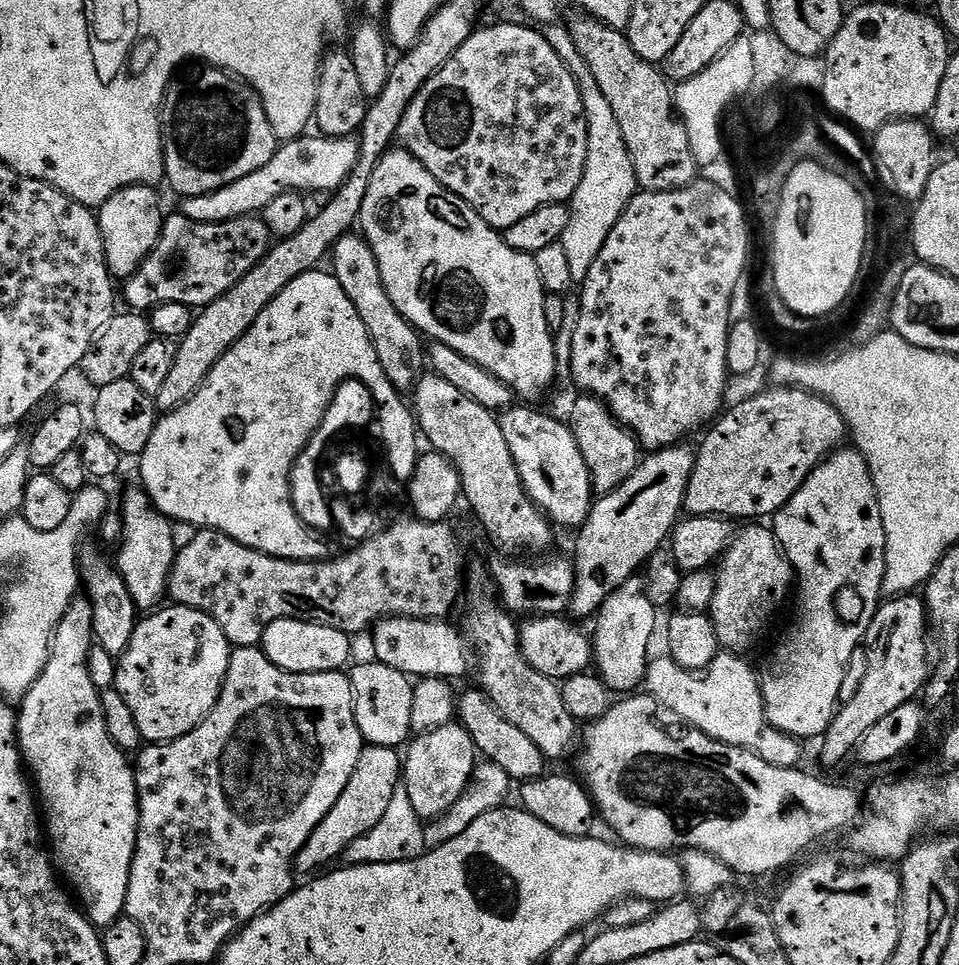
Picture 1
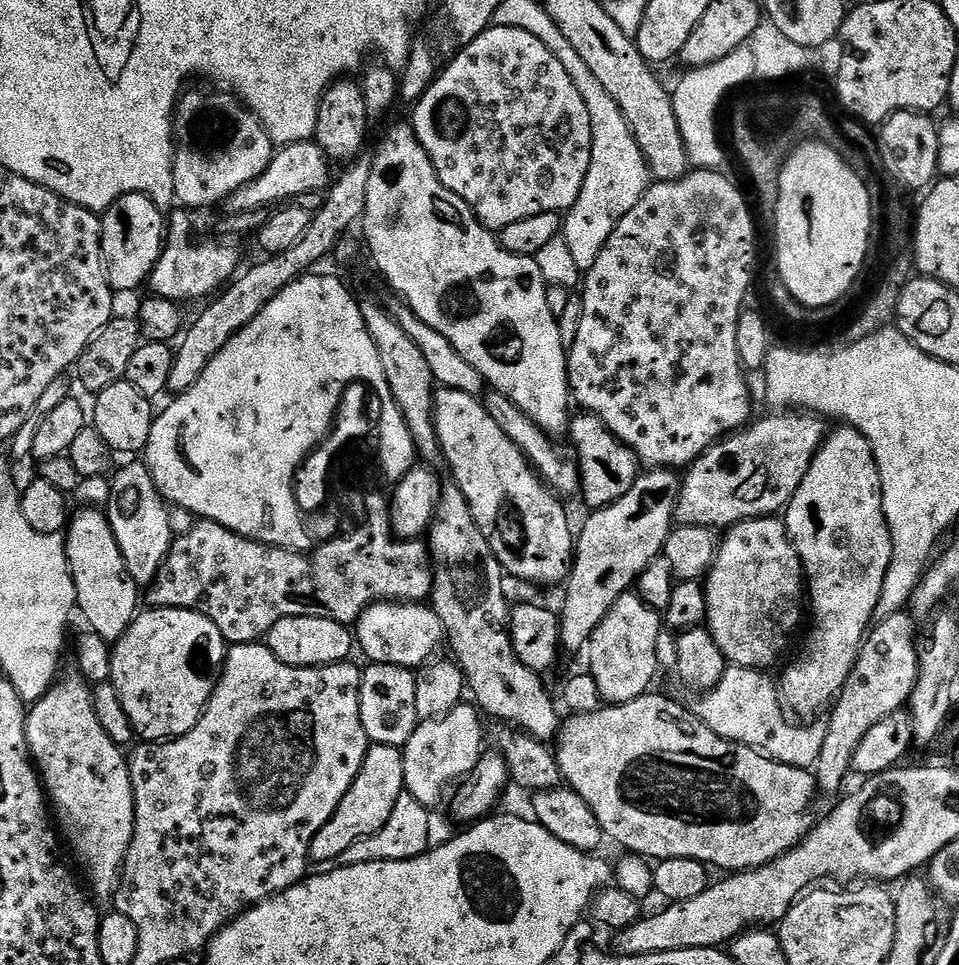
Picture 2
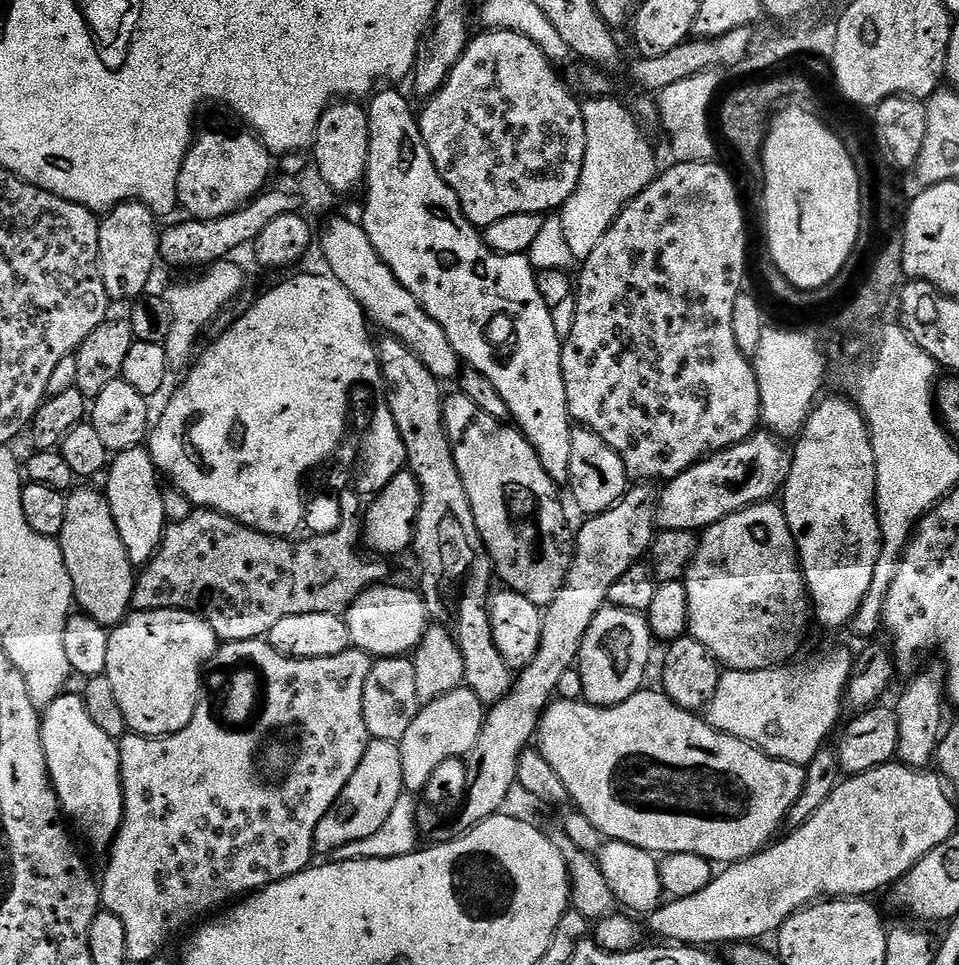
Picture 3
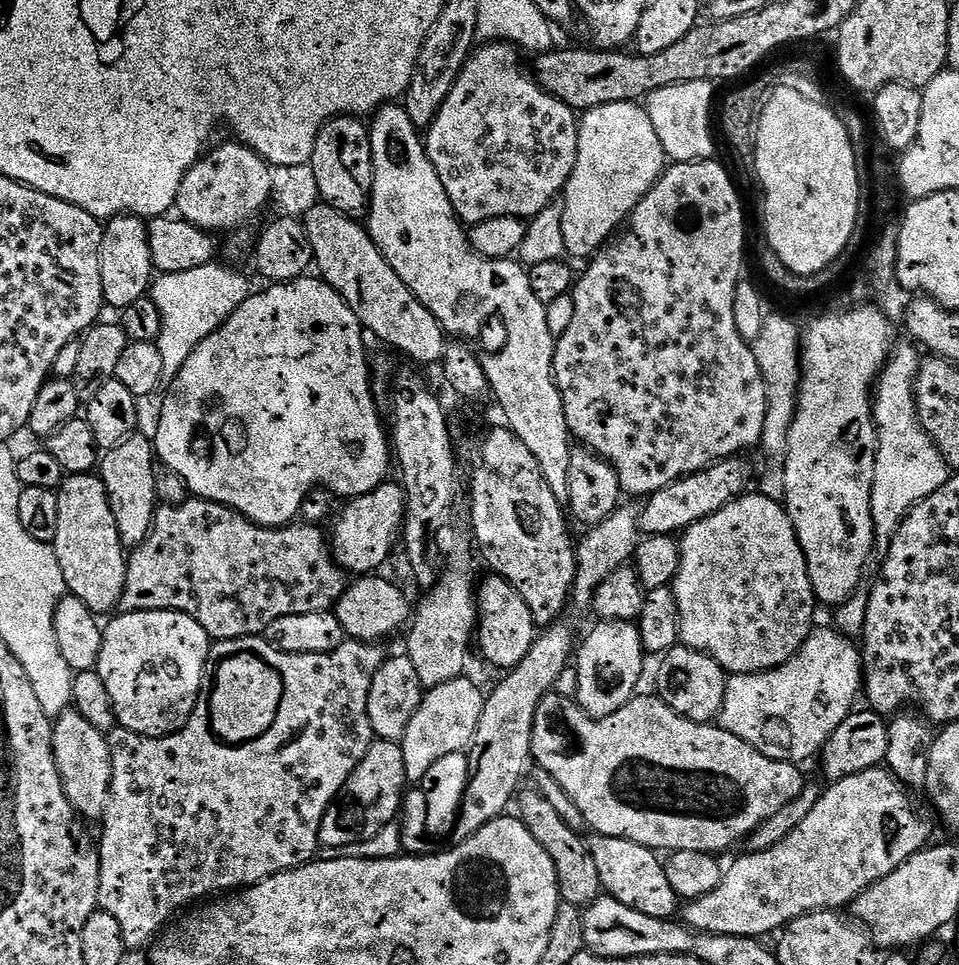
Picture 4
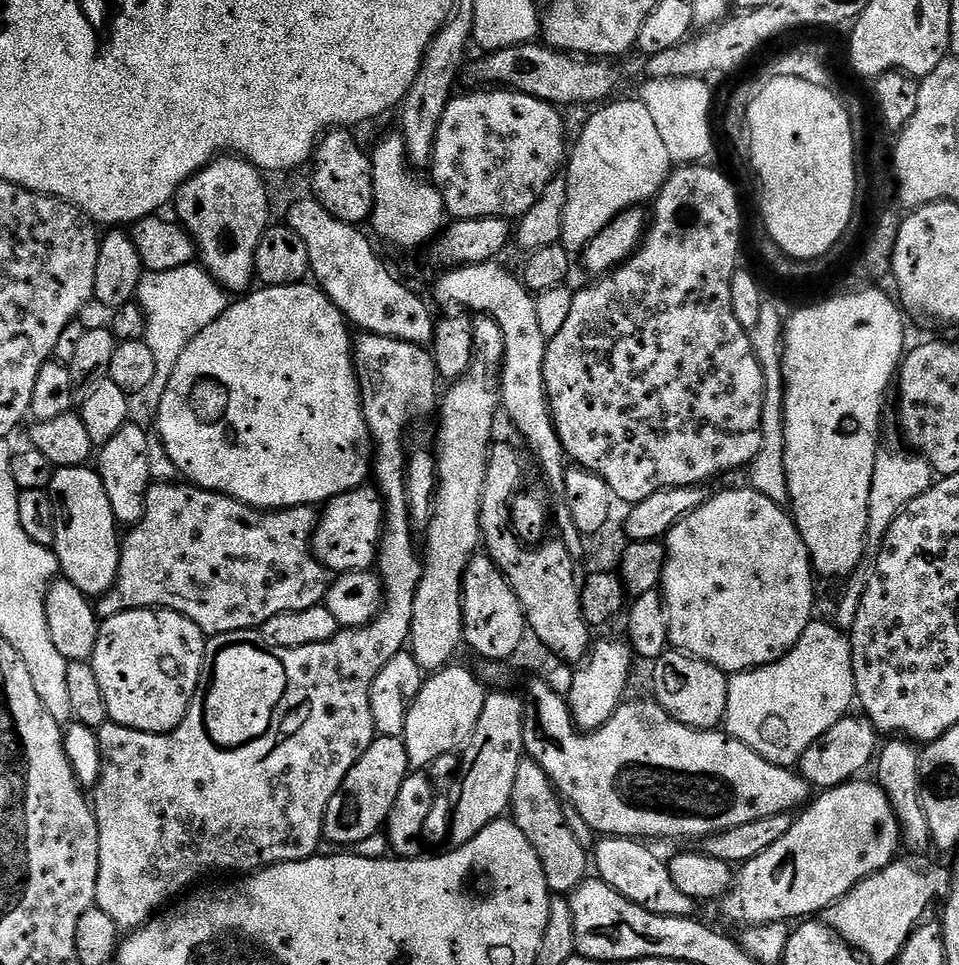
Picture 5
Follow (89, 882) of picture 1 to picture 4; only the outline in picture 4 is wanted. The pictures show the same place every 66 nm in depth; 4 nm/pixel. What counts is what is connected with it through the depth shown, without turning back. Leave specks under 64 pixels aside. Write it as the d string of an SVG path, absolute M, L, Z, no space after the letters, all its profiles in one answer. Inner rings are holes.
M69 710L55 717L52 749L68 800L85 821L99 821L108 806L112 781L112 763L107 735L94 730L94 726L90 726L90 722L82 718L82 714Z

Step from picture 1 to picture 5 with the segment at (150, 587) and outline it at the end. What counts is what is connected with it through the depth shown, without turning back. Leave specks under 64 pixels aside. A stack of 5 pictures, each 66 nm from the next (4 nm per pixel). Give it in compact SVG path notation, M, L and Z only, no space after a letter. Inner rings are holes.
M129 422L110 438L99 449L100 465L98 471L102 478L102 486L106 486L106 498L110 498L110 506L116 515L117 525L131 526L137 524L144 516L144 503L150 485L153 483L150 474L150 458L146 458L149 433L144 433L144 428L135 422Z

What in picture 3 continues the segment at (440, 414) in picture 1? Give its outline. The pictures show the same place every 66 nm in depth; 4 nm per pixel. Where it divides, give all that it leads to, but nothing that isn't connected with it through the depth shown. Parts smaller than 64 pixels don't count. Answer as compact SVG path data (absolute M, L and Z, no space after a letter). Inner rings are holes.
M459 390L453 392L453 396L448 394L444 397L444 429L450 442L450 450L454 454L454 466L458 466L462 486L466 486L466 498L470 498L470 506L474 510L474 522L478 526L478 534L492 559L495 575L498 577L499 583L500 580L504 583L501 585L505 589L522 594L522 598L530 598L530 602L534 602L536 608L546 610L558 598L558 592L562 590L562 586L566 582L566 574L572 565L574 551L574 532L573 529L568 529L568 516L564 513L564 504L560 501L559 494L556 493L559 492L558 486L550 478L550 474L546 474L546 470L542 470L542 462L538 458L534 446L530 446L530 442L521 434L519 428L511 423L490 418L490 414L485 414L480 407L474 406L474 402L470 402L470 398L466 398L463 392Z

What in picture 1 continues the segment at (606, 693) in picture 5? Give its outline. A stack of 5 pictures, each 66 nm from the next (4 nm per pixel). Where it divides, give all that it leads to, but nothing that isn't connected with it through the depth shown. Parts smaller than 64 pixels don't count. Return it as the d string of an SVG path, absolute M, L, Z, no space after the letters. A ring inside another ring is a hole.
M640 578L630 579L618 586L618 590L610 594L600 608L594 620L596 633L590 636L592 655L595 671L613 693L632 694L643 685L650 663L648 647L656 632L656 616L658 609L650 602L645 581Z

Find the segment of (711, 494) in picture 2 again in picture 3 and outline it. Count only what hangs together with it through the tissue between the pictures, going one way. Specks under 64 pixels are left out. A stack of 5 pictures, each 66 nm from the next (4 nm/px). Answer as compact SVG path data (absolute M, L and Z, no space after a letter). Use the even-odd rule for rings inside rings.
M758 430L740 444L713 452L659 489L656 523L663 530L699 533L743 508L771 501L783 489L792 465L792 452L767 430Z

